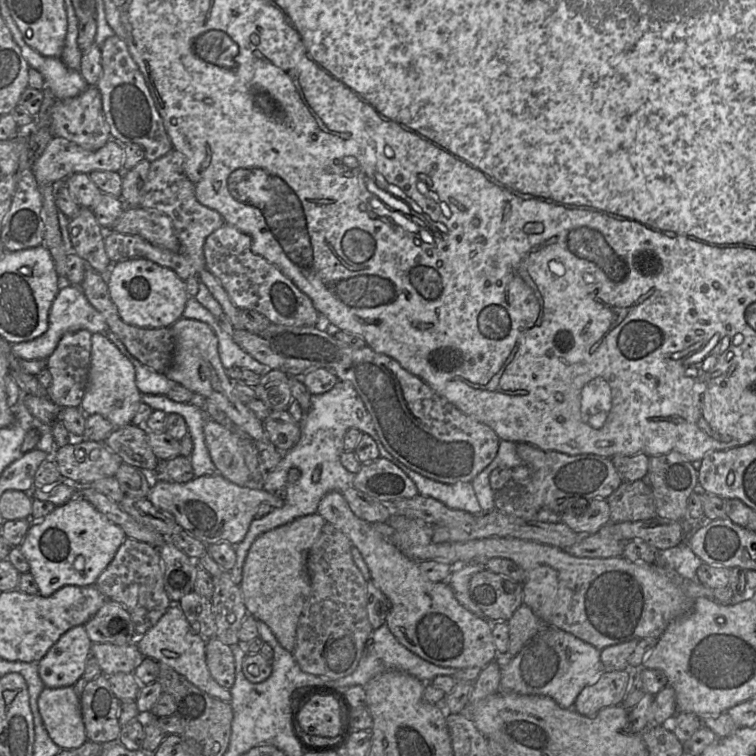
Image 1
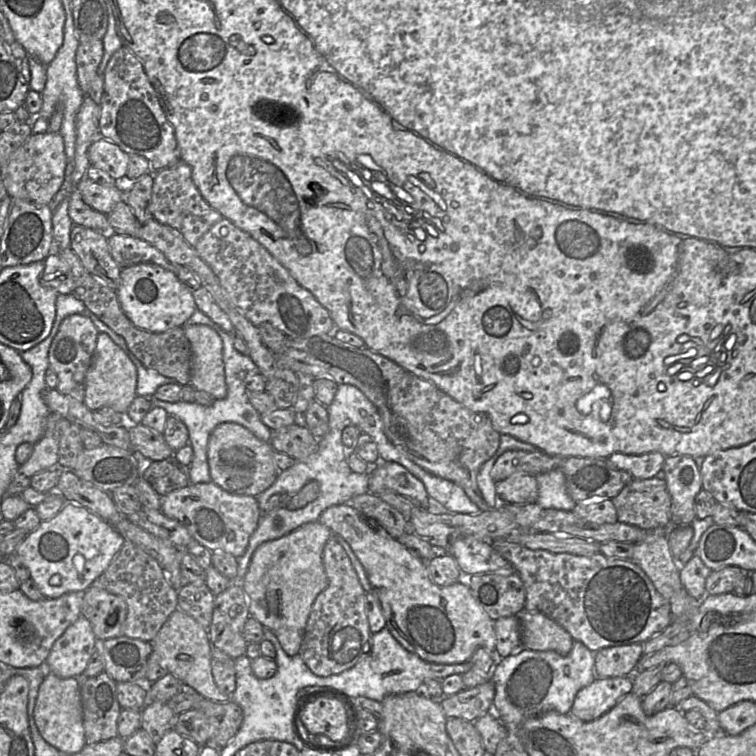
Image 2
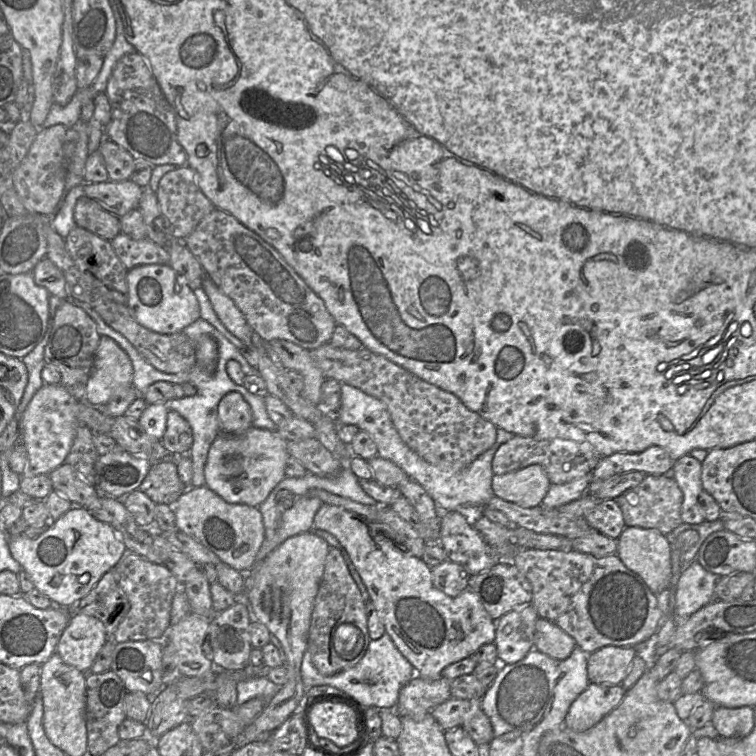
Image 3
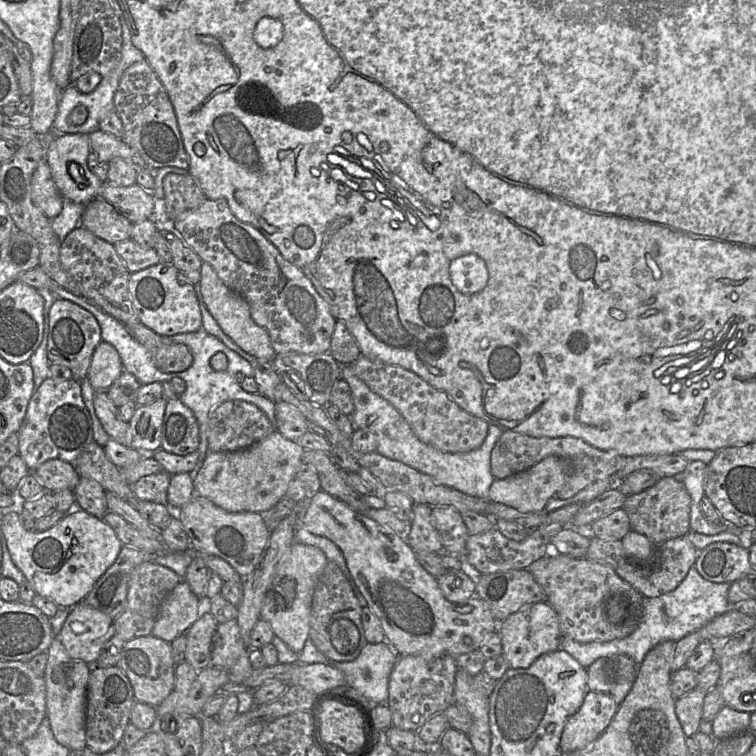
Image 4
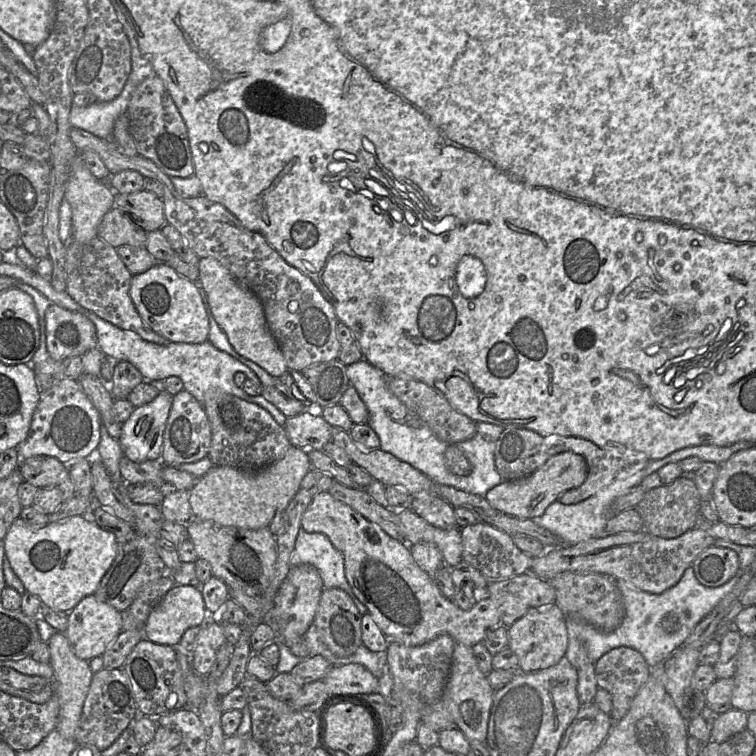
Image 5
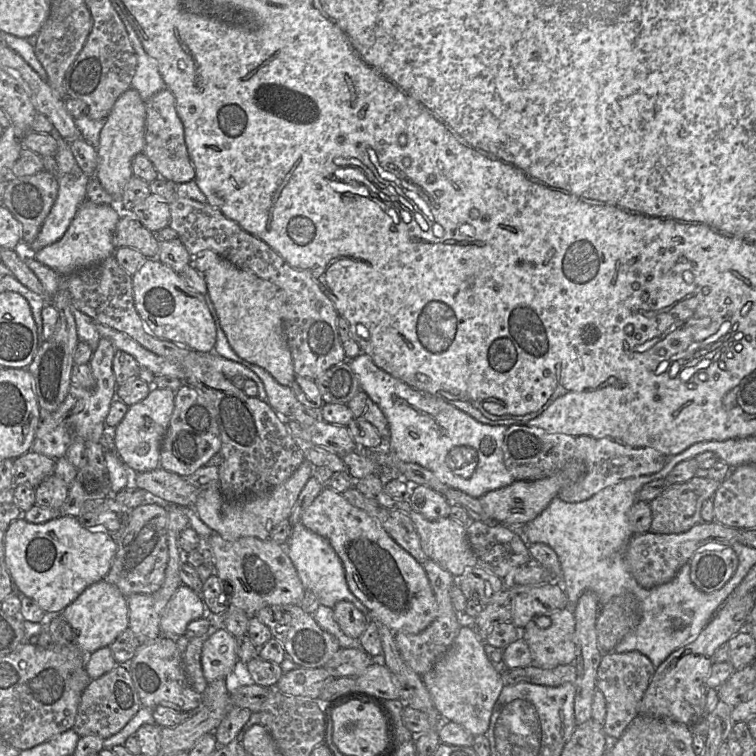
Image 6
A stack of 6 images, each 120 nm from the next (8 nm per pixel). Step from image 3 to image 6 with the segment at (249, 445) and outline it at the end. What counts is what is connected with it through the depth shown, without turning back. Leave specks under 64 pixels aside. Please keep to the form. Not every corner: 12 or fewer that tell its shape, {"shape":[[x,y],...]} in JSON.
{"shape":[[306,460],[268,494],[226,500],[200,490],[198,517],[226,540],[269,539],[315,467]]}

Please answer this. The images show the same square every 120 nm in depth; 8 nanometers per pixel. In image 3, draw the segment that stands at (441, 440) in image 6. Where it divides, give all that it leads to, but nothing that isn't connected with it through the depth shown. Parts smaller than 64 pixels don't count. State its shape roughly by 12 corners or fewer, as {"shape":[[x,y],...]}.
{"shape":[[348,384],[333,416],[369,434],[377,457],[420,484],[440,511],[466,516],[494,497],[493,457],[449,471],[411,450],[382,401]]}

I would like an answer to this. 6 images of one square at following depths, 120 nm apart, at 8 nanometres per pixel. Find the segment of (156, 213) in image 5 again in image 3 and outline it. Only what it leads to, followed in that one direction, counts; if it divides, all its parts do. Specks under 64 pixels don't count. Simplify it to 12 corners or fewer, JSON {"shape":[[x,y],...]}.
{"shape":[[131,179],[84,183],[85,195],[121,218],[138,209]]}

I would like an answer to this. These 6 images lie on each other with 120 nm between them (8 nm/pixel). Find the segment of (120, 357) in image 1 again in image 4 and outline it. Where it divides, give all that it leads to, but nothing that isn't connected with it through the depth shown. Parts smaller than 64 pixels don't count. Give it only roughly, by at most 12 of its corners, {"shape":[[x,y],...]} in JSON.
{"shape":[[101,341],[87,375],[107,392],[123,371],[118,351]]}

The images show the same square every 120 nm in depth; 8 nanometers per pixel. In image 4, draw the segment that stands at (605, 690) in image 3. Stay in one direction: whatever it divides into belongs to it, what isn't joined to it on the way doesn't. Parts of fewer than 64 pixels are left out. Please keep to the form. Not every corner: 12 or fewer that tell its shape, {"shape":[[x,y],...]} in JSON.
{"shape":[[588,691],[562,732],[560,750],[590,746],[619,705]]}

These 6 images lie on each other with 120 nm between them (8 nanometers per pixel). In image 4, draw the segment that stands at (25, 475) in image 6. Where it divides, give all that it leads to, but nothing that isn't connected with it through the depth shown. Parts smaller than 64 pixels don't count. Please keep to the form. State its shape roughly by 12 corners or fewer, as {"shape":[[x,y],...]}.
{"shape":[[47,460],[33,473],[49,492],[74,490],[74,465]]}

